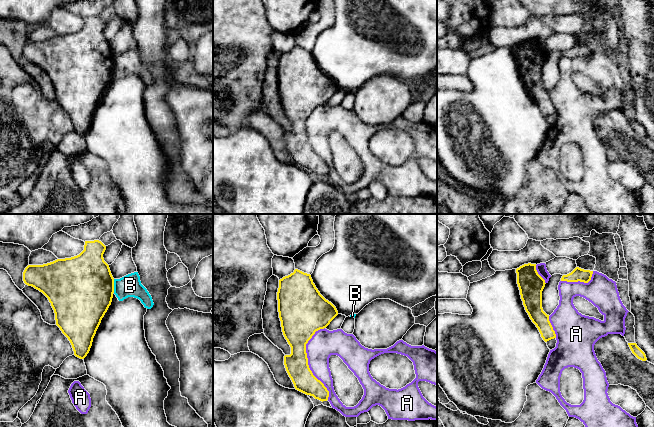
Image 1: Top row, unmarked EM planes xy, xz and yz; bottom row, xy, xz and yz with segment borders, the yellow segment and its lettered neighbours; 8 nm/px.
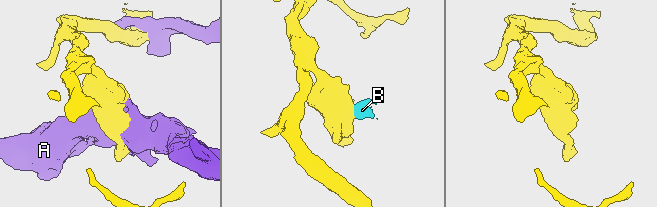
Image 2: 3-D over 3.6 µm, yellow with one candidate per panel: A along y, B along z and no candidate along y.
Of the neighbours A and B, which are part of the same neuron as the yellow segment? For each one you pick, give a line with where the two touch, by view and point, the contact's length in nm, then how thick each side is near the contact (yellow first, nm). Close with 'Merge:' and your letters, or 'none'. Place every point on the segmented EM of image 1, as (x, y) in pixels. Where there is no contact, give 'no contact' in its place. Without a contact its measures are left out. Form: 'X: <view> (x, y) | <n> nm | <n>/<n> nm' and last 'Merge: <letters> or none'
Merge: none

